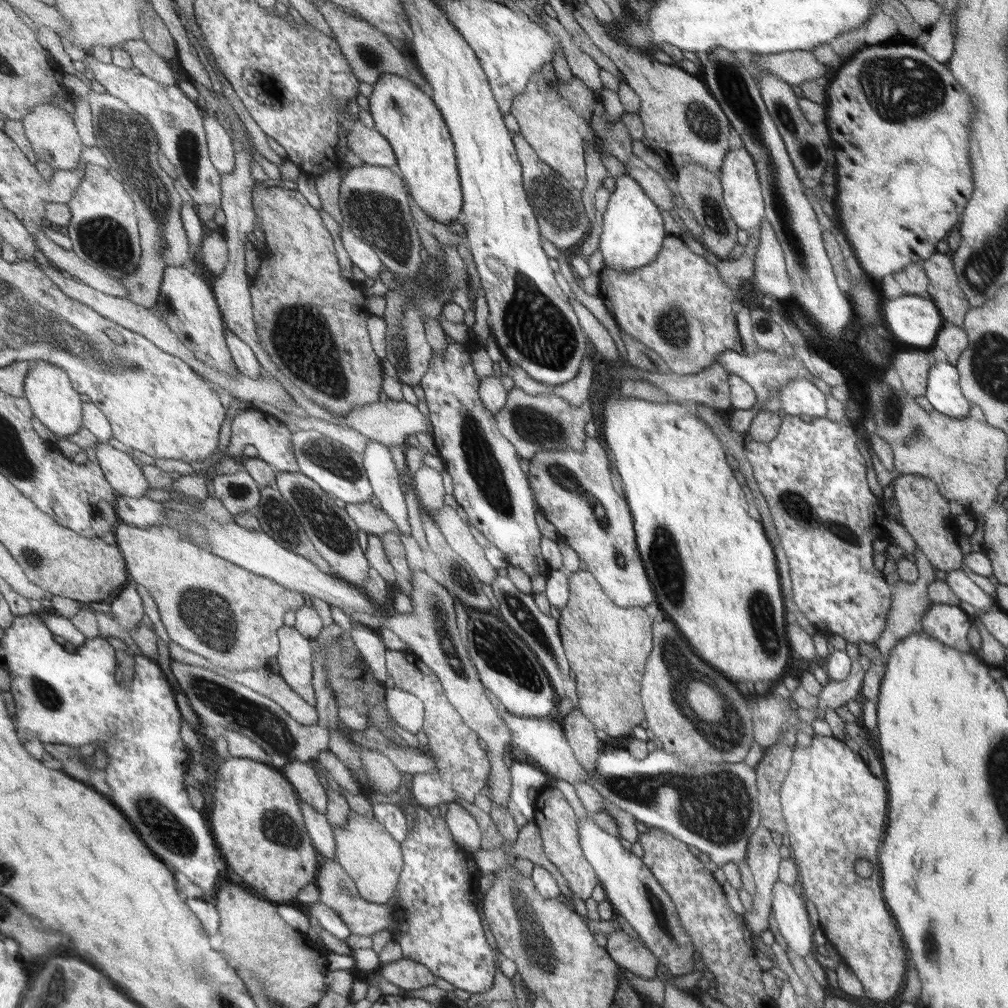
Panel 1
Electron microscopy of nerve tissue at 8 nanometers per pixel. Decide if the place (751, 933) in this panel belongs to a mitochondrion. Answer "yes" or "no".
no

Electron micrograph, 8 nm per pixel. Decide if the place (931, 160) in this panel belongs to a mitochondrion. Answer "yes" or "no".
no

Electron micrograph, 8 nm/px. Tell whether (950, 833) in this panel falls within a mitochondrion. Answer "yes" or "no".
no

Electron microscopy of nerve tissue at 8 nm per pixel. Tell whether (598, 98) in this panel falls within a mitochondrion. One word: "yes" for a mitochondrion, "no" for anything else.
no

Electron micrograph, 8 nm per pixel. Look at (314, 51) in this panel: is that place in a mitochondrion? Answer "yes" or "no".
no

